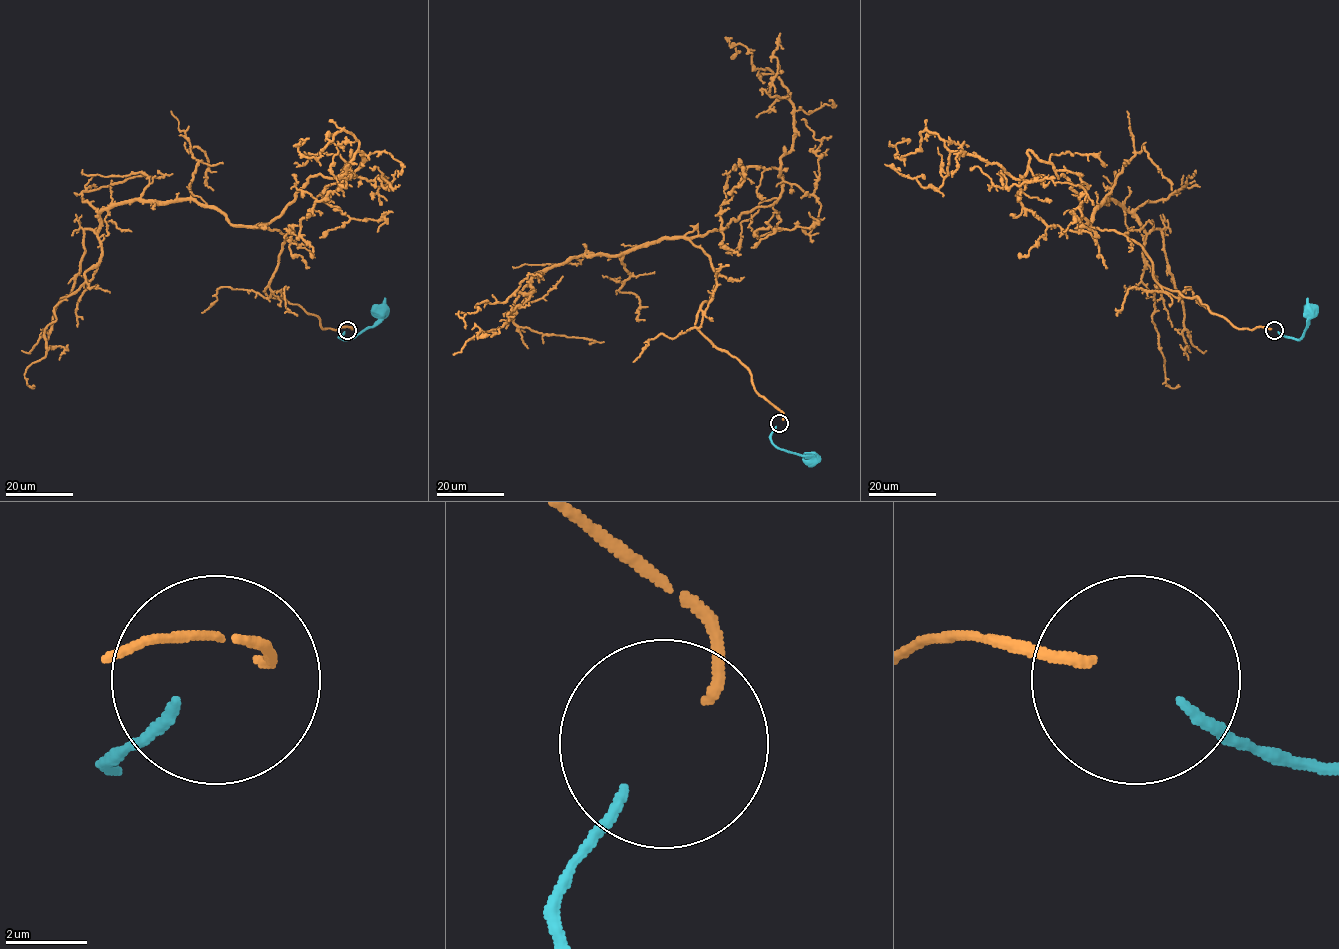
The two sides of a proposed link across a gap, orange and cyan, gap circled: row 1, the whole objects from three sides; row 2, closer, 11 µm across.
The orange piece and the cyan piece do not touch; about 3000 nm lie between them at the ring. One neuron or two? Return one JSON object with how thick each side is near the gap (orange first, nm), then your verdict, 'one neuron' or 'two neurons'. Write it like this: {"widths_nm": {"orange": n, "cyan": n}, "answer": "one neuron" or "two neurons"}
{"widths_nm": {"orange": 280, "cyan": 240}, "answer": "one neuron"}

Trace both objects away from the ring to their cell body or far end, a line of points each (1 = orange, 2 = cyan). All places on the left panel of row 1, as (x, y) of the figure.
1: (351, 329), (264, 291), (279, 230), (192, 200), (123, 201), (100, 212), (102, 257), (54, 308), (33, 384)
2: (344, 331), (339, 337), (353, 338), (371, 327), (382, 311)

